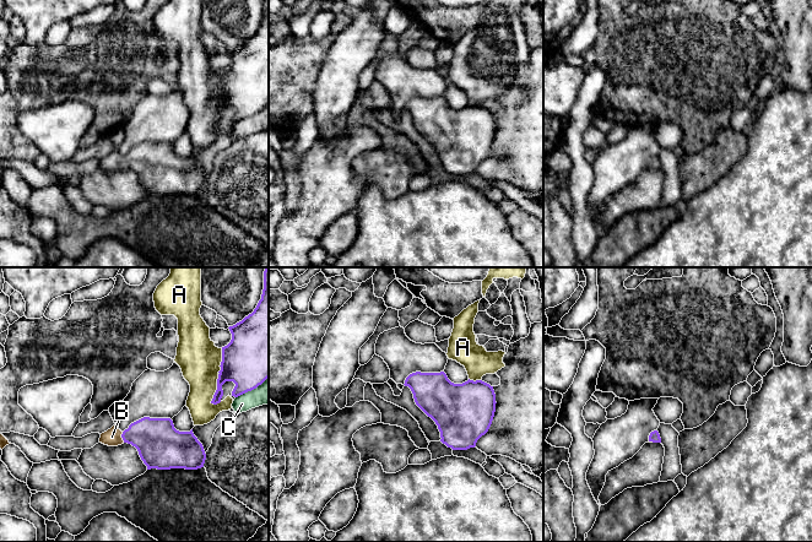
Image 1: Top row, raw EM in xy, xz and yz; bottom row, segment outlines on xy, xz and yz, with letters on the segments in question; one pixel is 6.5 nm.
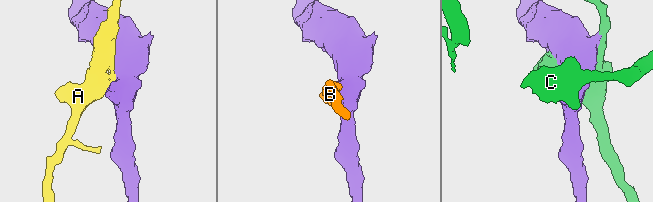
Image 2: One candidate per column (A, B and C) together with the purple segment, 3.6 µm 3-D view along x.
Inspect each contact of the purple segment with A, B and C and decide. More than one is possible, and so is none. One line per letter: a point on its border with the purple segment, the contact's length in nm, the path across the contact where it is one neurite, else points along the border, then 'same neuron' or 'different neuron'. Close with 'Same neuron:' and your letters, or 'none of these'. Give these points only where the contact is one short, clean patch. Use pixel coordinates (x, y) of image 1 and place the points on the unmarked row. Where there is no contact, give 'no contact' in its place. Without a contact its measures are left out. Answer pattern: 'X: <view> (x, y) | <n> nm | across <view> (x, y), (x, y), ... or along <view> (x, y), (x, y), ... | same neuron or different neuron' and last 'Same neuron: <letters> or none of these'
A: xy (216, 115) | 220 nm | different neuron
B: xy (122, 162) | 70 nm | across xy (158, 168), (151, 162), (122, 162), (112, 162) | same neuron
C: xy (252, 114) | 260 nm | different neuron
Same neuron: B

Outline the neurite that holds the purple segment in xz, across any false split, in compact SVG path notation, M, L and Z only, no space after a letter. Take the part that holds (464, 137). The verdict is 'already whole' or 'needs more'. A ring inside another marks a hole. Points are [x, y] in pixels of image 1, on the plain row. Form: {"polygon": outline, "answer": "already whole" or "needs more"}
{"polygon": "M444 97L410 99L405 105L413 119L416 130L431 142L440 157L440 167L453 175L475 173L485 161L496 137L496 119L493 112L482 105L467 105L462 109L451 108Z", "answer": "already whole"}

